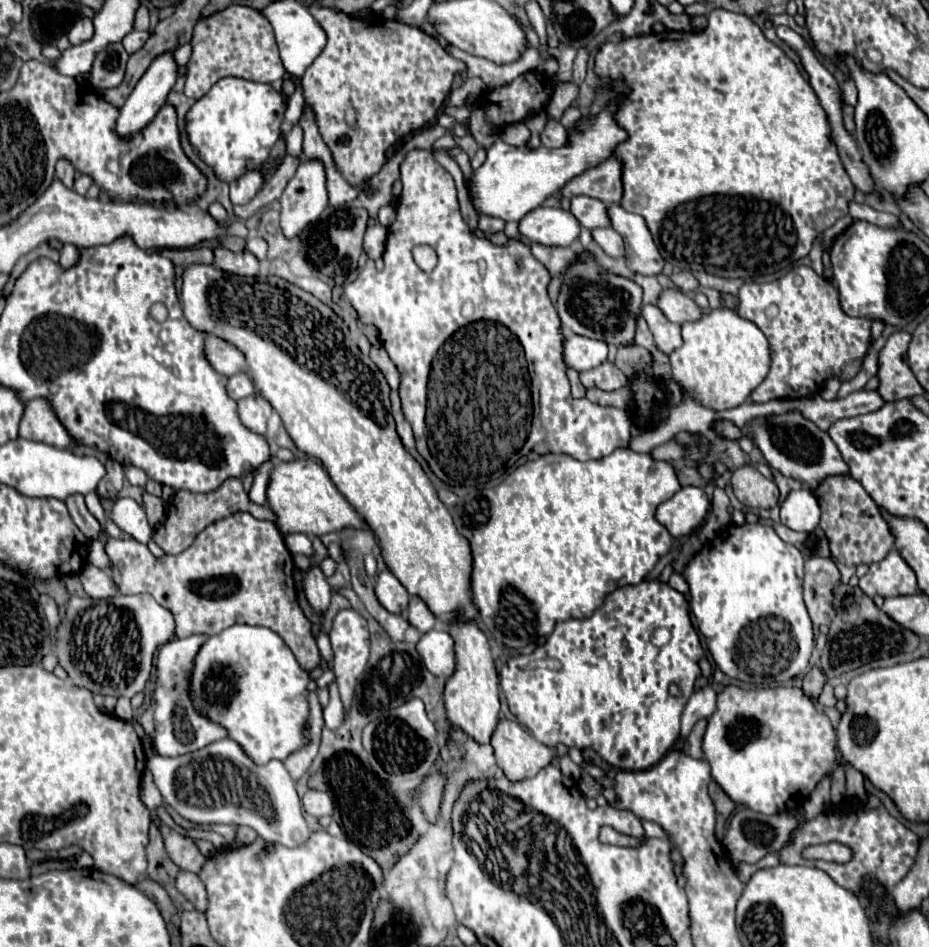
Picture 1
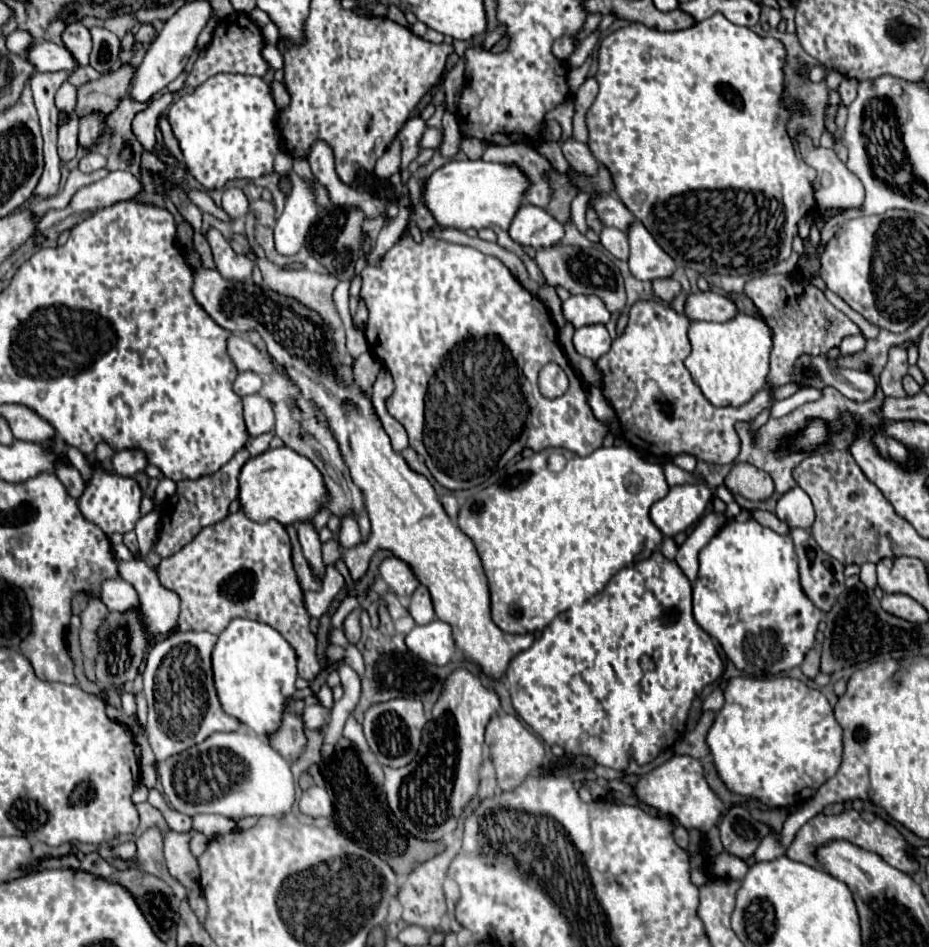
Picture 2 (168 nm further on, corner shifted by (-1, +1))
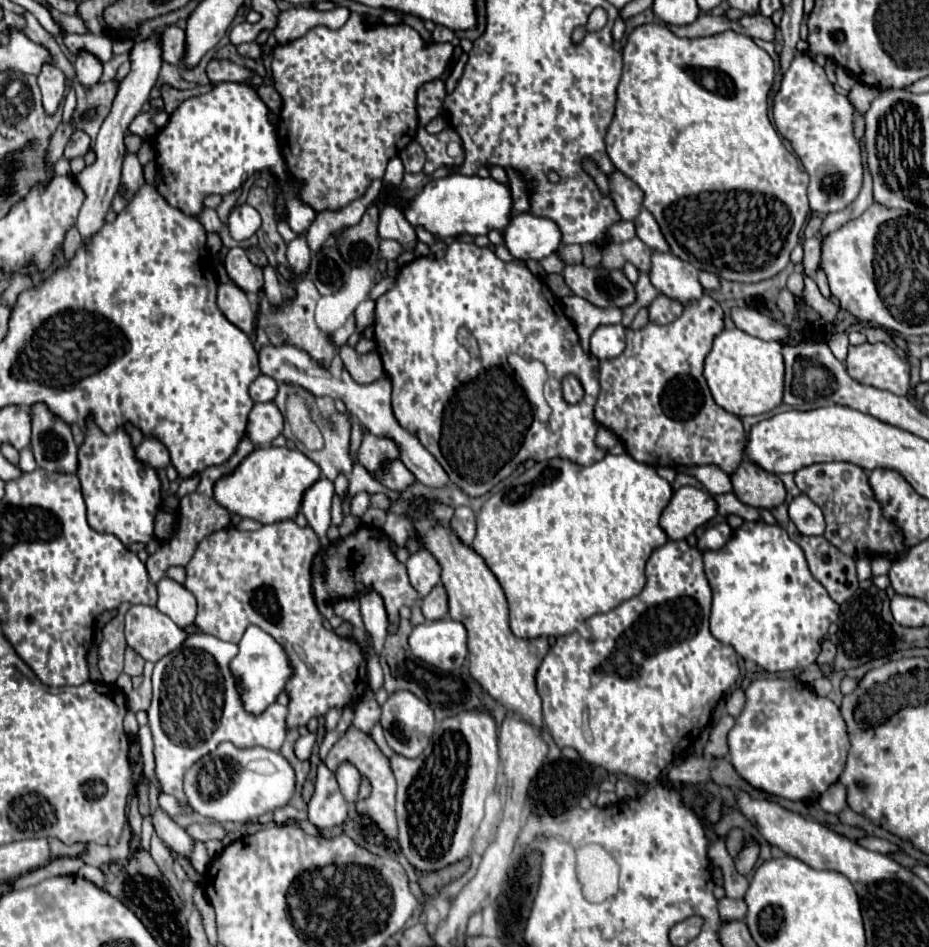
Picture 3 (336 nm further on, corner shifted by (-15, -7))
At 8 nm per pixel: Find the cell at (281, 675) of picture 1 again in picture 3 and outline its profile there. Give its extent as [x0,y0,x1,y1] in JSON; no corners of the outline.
[231,626,293,716]

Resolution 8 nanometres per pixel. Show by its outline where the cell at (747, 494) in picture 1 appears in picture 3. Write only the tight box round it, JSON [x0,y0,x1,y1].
[731,458,785,508]

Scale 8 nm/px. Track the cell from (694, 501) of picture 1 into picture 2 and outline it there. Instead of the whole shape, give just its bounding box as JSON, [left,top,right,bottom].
[651,484,713,536]

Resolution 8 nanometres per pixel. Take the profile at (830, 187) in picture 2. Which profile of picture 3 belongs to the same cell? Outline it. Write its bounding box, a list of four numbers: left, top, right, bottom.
[773,54,863,214]

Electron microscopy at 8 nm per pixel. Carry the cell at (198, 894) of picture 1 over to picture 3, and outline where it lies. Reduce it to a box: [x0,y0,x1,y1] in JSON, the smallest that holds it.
[153,810,195,858]

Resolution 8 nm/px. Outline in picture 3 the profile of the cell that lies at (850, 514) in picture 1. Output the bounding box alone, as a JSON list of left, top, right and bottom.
[795,462,905,560]

